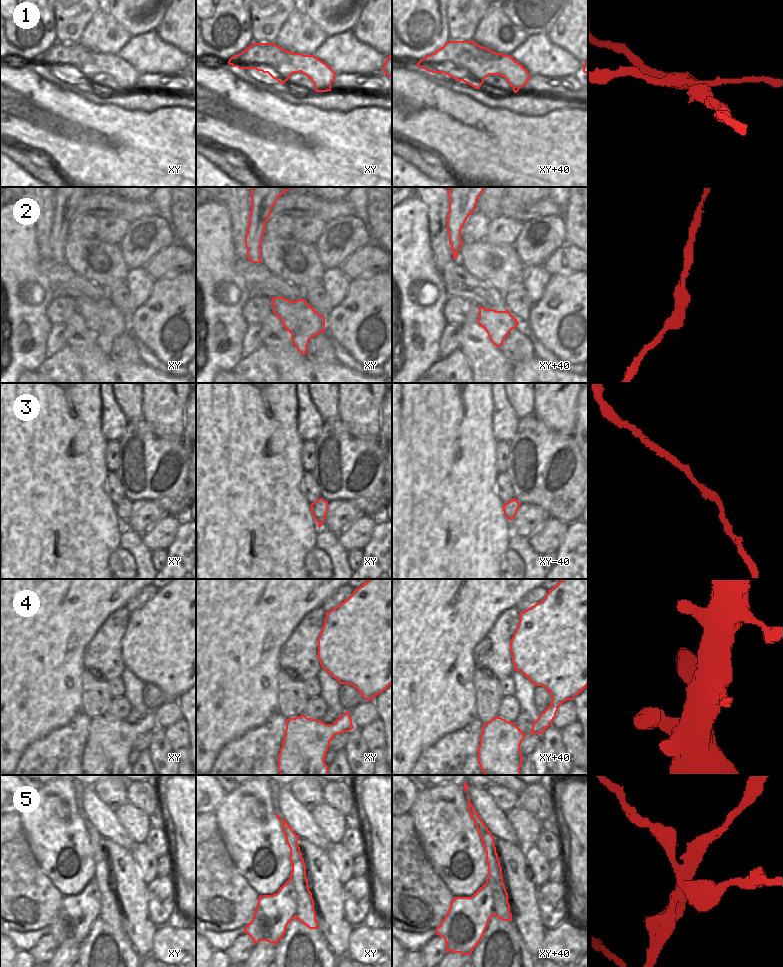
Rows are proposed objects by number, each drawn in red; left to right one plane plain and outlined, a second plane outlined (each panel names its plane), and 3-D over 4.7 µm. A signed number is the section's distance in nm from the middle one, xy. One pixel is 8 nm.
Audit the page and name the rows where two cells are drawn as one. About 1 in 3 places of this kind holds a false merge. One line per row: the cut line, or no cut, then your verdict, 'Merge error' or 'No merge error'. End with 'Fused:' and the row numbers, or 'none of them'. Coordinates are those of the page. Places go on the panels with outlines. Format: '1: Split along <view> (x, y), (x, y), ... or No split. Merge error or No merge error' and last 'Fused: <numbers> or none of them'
1: Split along xy+40 (420, 60), (478, 76), (498, 70). Merge error
2: No split. No merge error
3: No split. No merge error
4: No split. No merge error
5: Split along xy (290, 878), (297, 894), (296, 916). Merge error
Fused: 1, 5.

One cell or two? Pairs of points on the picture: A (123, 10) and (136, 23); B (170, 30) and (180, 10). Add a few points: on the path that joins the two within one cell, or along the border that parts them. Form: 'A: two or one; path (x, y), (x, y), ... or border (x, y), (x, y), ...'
A: one; path (126, 13), (133, 20)
B: one; path (175, 25), (180, 20), (180, 15)

